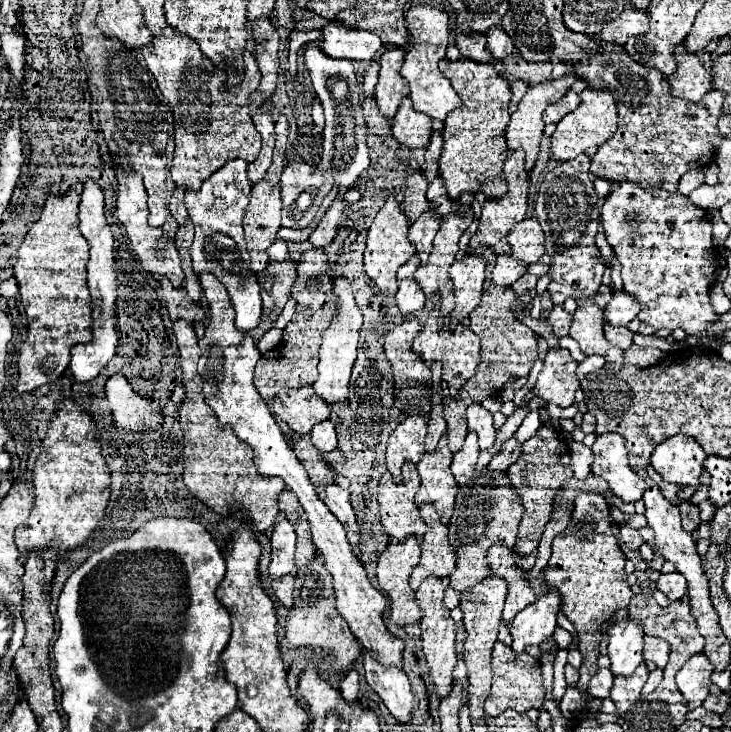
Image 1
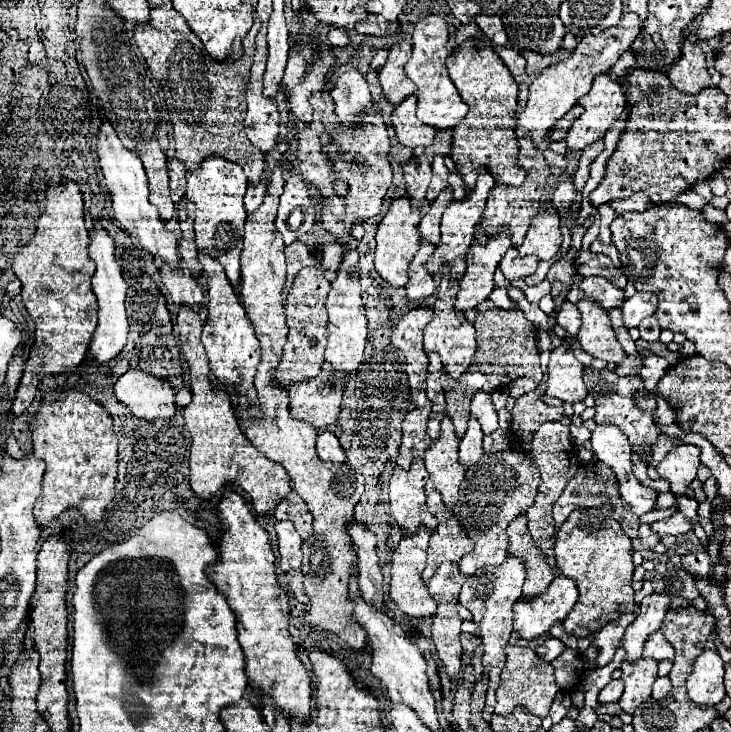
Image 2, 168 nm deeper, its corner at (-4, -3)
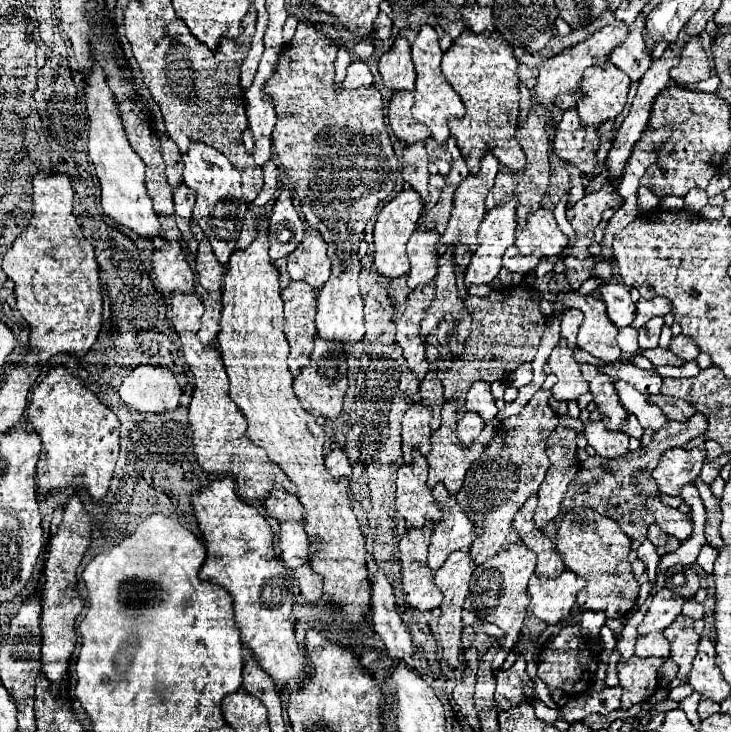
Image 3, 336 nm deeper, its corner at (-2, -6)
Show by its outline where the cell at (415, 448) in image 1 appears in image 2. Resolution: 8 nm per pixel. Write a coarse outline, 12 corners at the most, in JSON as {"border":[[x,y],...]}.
{"border":[[431,404],[403,418],[399,462],[409,466],[431,444]]}

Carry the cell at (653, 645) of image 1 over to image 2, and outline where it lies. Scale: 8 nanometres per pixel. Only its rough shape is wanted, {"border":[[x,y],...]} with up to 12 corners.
{"border":[[661,630],[647,638],[643,656],[673,660]]}

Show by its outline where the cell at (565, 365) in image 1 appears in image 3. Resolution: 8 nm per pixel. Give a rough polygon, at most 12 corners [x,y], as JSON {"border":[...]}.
{"border":[[555,345],[547,365],[557,383],[551,393],[571,401],[589,391],[573,349]]}

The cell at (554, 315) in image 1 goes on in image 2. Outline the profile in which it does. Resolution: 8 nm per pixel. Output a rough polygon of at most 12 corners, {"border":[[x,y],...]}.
{"border":[[563,302],[557,322],[575,336],[581,326],[581,314],[571,302]]}

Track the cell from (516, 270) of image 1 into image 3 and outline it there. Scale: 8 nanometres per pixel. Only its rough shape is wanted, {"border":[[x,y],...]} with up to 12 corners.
{"border":[[515,245],[505,251],[503,267],[511,273],[529,273],[539,253],[523,257]]}

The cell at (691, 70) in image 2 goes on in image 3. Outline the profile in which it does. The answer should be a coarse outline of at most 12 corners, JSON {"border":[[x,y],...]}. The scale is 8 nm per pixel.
{"border":[[699,37],[687,41],[669,75],[693,87],[711,75]]}

